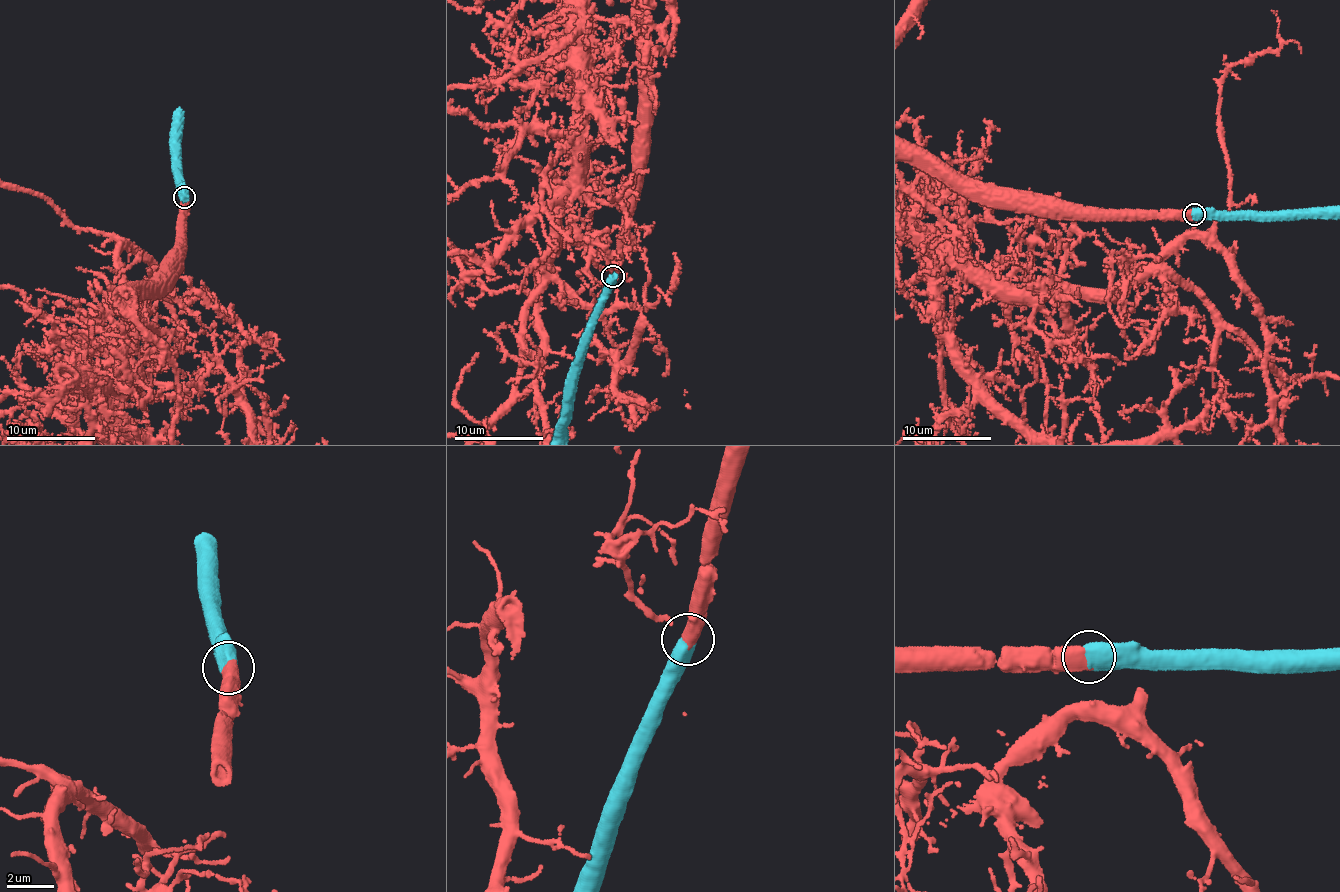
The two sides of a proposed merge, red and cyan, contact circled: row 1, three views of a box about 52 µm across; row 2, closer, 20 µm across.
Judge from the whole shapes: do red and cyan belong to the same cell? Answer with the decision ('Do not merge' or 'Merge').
Merge

